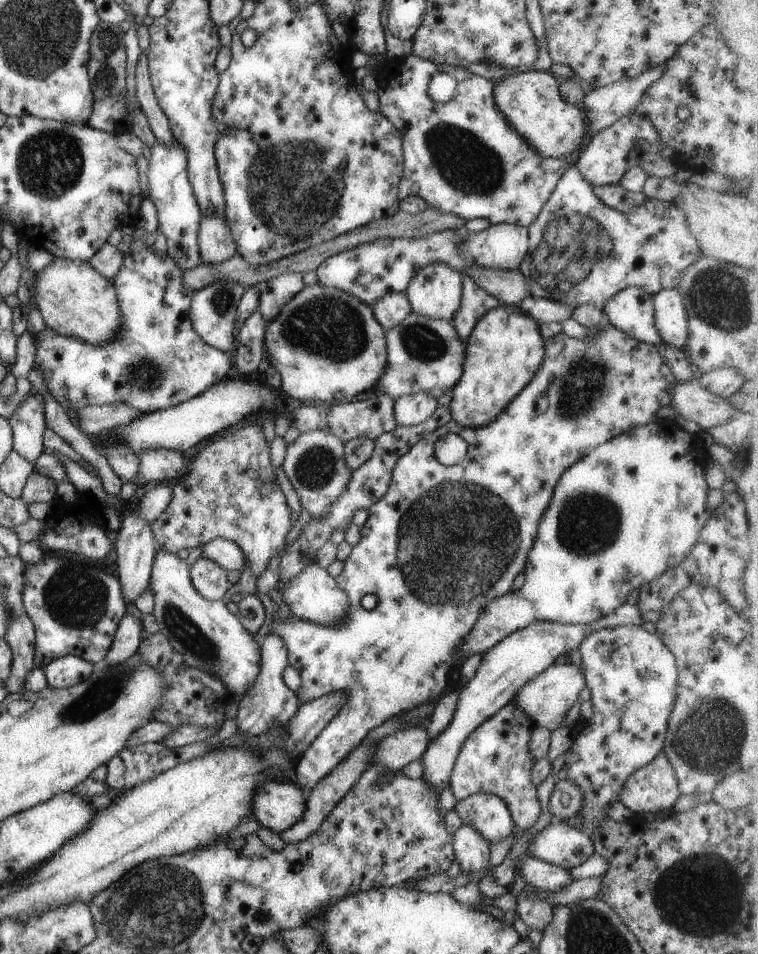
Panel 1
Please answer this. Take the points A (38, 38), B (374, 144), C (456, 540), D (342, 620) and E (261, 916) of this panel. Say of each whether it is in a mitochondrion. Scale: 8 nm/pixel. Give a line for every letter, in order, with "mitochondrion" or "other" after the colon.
A: mitochondrion
B: other
C: mitochondrion
D: other
E: other

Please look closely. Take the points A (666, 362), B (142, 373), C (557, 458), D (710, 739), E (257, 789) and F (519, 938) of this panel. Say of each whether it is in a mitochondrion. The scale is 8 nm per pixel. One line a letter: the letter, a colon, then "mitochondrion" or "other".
A: other
B: mitochondrion
C: other
D: mitochondrion
E: other
F: other

